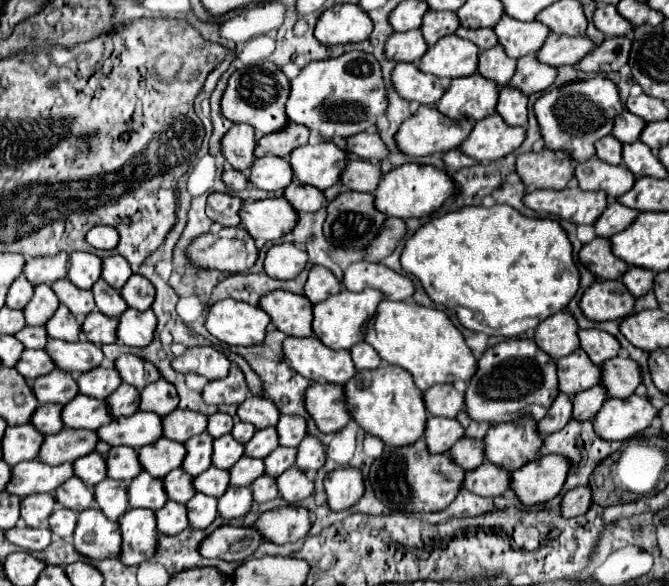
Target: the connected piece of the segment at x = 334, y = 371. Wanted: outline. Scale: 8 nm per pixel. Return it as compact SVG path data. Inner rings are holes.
M286 337L284 355L294 371L312 381L344 385L356 373L356 365L346 349L334 351L314 337Z

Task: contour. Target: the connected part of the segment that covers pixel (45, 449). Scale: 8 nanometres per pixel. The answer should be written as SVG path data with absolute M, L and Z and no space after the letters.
M62 429L60 433L48 435L42 443L38 459L48 465L60 465L66 461L76 461L96 449L100 437L96 431L68 431Z

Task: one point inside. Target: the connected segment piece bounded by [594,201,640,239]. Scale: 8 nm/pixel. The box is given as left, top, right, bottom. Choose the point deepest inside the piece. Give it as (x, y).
(615, 218)

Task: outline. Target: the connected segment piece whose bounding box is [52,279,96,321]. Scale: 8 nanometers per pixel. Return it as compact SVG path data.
M60 279L60 281L52 283L52 289L56 291L60 303L64 303L76 315L78 321L82 321L88 313L92 313L96 309L96 303L92 303L90 289L74 287L68 279Z

